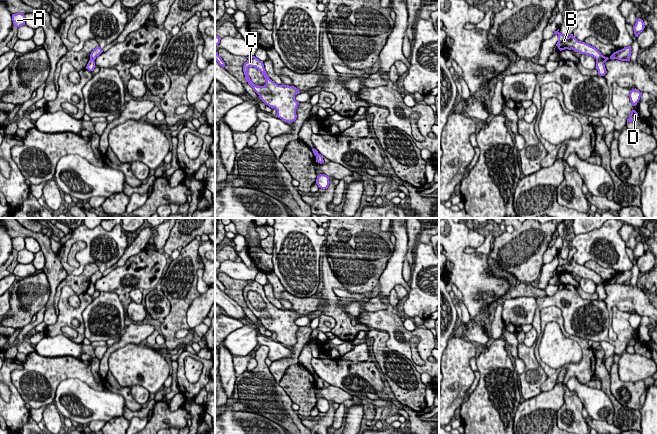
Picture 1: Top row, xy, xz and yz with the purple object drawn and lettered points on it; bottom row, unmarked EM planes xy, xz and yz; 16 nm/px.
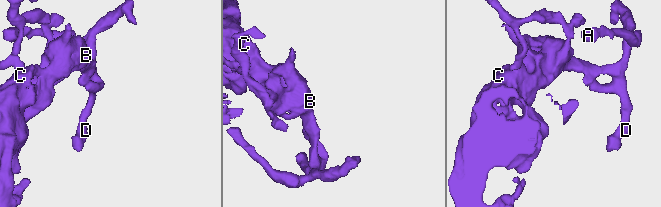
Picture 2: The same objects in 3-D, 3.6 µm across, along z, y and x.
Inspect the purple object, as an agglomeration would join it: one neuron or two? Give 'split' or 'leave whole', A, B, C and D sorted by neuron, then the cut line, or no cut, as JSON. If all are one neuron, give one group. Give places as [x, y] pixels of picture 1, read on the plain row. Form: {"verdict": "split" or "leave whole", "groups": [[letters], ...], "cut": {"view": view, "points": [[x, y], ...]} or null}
{"verdict": "split", "groups": [["A", "D"], ["B", "C"]], "cut": {"view": "yz", "points": [[596, 283], [604, 286]]}}

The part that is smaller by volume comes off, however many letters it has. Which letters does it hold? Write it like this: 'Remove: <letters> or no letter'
Remove: A, D

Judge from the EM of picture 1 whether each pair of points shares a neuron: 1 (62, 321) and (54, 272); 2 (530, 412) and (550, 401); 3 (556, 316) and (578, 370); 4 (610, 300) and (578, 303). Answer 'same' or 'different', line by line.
1: different
2: same
3: same
4: different

